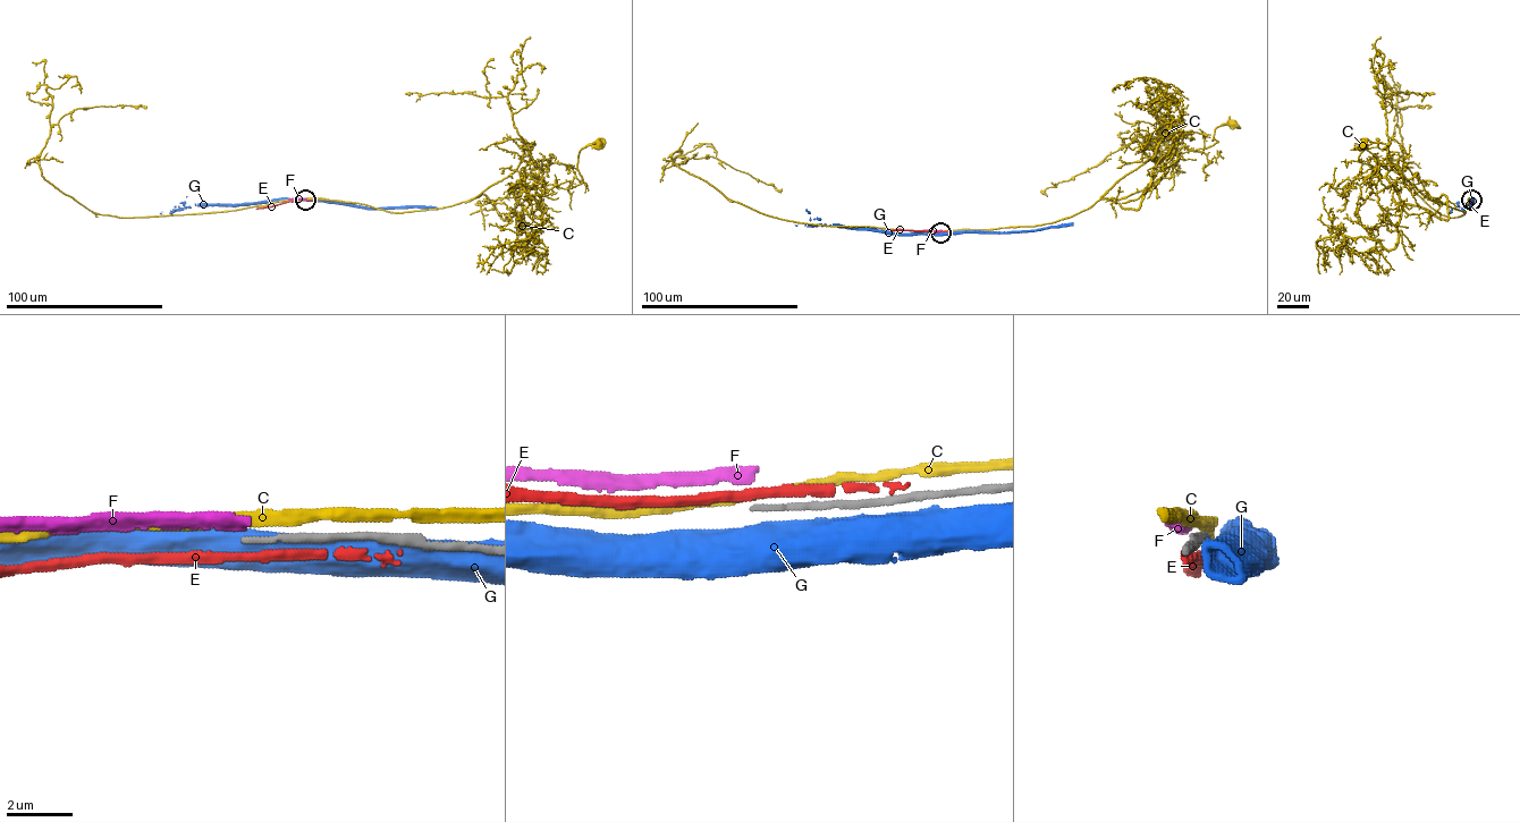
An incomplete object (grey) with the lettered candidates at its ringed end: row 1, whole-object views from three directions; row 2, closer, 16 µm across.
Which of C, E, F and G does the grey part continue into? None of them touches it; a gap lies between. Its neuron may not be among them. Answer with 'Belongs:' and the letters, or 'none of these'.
Belongs: none of these

